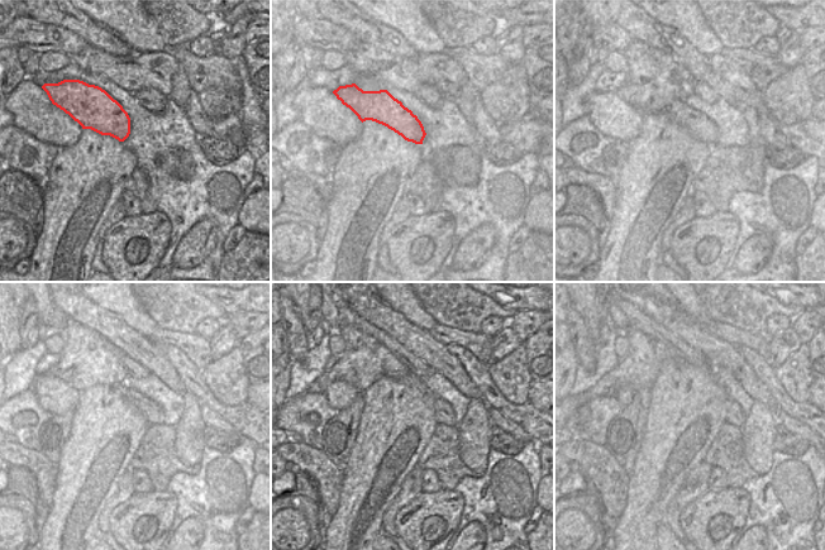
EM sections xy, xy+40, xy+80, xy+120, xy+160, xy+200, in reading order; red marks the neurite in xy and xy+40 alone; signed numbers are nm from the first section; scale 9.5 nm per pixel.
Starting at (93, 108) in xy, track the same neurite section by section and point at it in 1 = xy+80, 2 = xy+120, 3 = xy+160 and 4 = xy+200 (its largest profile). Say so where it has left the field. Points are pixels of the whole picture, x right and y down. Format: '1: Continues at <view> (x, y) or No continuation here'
1: Continues at xy+80 (699, 125)
2: Continues at xy+120 (149, 410)
3: Continues at xy+160 (443, 412)
4: Continues at xy+200 (734, 415)

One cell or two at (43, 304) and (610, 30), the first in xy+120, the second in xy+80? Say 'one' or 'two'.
two

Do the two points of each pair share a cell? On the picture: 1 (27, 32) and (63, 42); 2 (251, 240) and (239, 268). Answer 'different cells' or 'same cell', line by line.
1: same cell
2: same cell

